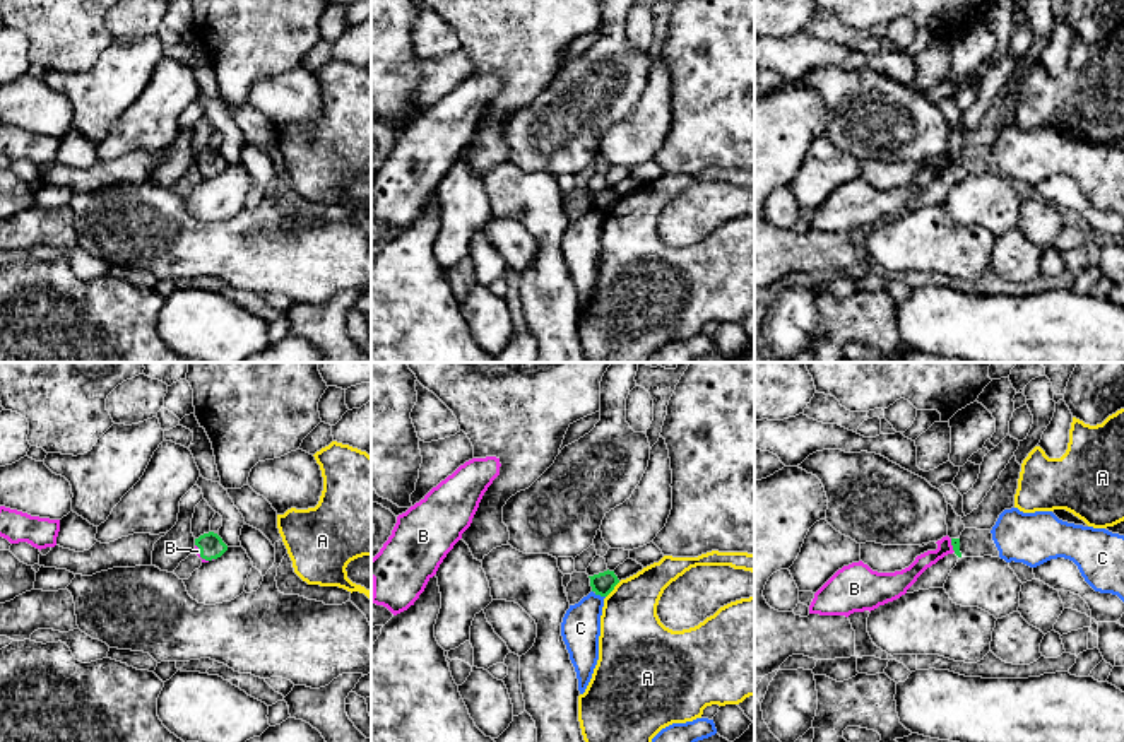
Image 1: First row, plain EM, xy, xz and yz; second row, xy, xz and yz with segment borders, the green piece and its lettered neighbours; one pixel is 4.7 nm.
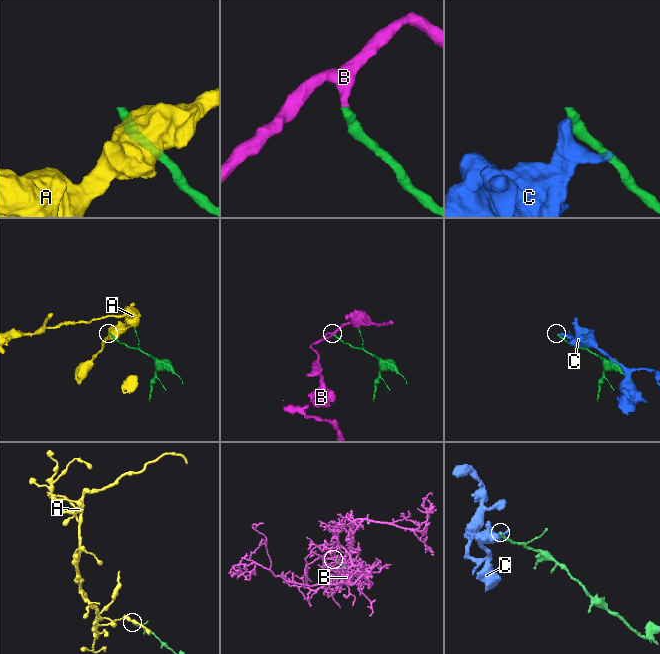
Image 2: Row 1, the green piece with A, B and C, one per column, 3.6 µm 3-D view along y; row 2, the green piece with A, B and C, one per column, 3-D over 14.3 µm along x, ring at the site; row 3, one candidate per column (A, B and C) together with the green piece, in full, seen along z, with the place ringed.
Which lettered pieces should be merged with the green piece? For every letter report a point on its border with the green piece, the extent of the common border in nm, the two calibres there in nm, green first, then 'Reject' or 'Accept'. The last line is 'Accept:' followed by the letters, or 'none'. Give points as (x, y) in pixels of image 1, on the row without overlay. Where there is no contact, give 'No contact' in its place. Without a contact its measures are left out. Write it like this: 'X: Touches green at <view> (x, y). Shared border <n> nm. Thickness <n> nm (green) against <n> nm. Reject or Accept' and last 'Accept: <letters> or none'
A: Touches green at xz (613, 206). Shared border 100 nm. Thickness 110 nm (green) against 300 nm. Reject
B: Touches green at xy (201, 171). Shared border 110 nm. Thickness 120 nm (green) against 30 nm. Accept
C: Touches green at xz (597, 211). Shared border 70 nm. Thickness 110 nm (green) against 190 nm. Reject
Accept: B

